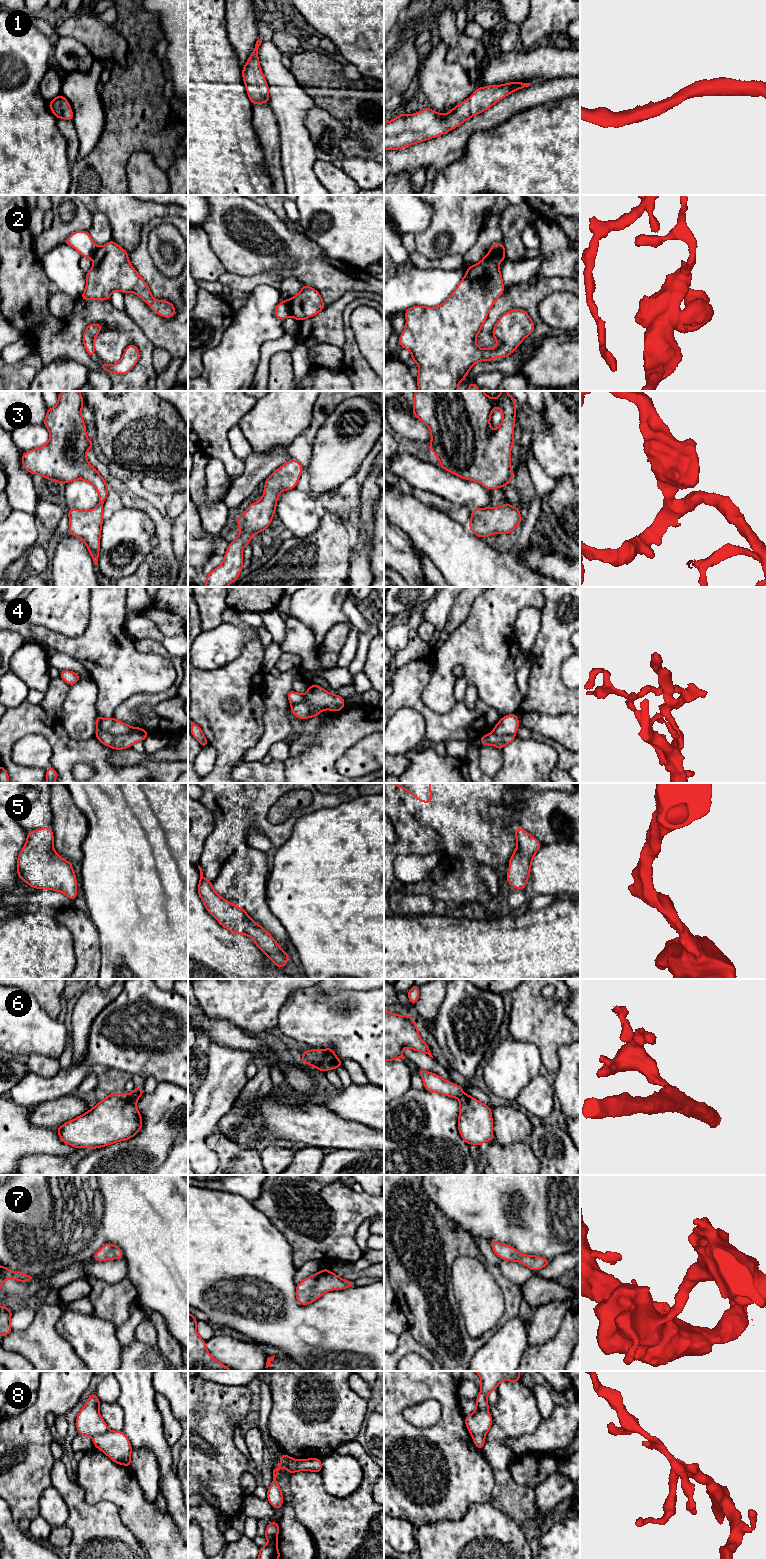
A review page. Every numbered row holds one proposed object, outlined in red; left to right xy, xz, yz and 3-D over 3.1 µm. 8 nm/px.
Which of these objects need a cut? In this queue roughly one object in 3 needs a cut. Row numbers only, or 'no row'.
2, 4, 6, 8

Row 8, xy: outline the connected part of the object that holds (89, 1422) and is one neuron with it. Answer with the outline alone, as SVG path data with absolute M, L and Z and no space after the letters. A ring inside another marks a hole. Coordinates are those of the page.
M95 1392L91 1393L76 1417L76 1428L79 1435L95 1437L109 1430L99 1413L100 1403Z

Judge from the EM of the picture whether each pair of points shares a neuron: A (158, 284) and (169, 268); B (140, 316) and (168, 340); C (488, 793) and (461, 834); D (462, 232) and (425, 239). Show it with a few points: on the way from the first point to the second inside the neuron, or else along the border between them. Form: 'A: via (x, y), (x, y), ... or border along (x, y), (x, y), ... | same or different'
A: border along (152, 259), (155, 266), (169, 278) | different
B: via (147, 319), (161, 333) | same
C: via (477, 799), (464, 812), (462, 823) | same
D: via (453, 227), (446, 227), (434, 232) | same

